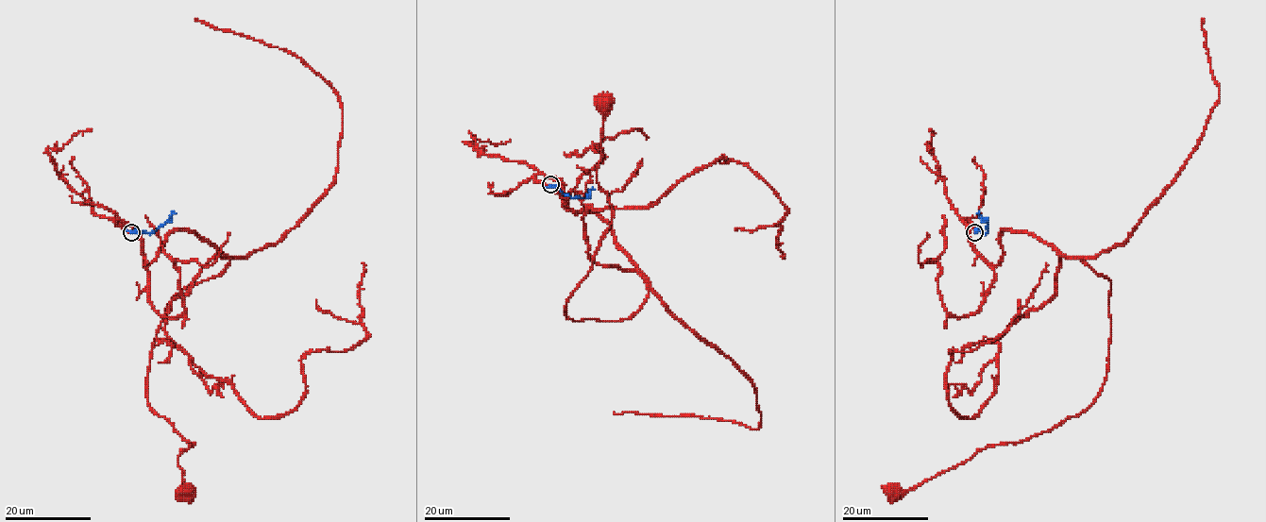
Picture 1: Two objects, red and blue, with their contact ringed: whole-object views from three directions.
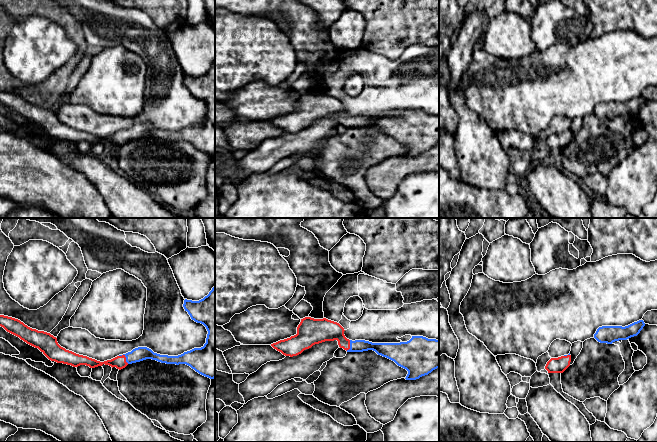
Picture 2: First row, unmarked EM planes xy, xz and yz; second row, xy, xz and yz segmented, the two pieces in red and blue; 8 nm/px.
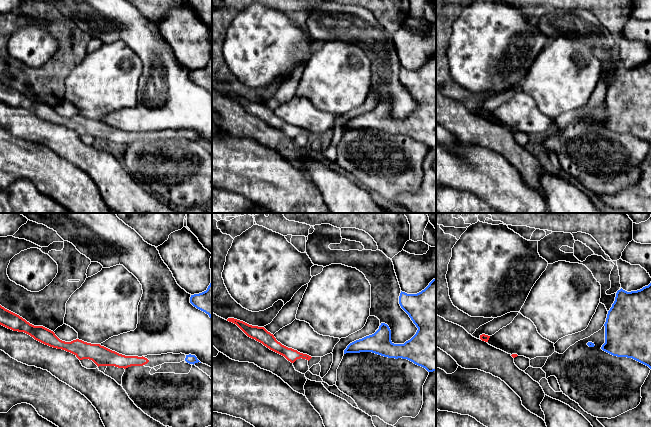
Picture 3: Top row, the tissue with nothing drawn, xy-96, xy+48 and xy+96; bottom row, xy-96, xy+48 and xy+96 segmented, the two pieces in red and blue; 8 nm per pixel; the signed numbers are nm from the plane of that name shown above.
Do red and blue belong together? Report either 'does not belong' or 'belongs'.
belongs

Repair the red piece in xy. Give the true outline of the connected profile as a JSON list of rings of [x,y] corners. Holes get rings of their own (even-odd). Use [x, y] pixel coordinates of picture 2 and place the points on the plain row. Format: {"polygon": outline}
{"polygon": [[[215,62],[212,64],[212,66],[209,68],[207,72],[205,72],[203,75],[199,77],[192,77],[185,75],[183,83],[185,87],[188,88],[192,96],[194,96],[197,99],[201,99],[206,103],[208,110],[206,114],[206,119],[204,120],[203,123],[194,124],[178,132],[160,131],[154,129],[151,125],[147,123],[138,123],[133,125],[131,128],[119,131],[111,136],[100,138],[87,132],[79,131],[72,127],[66,126],[65,124],[61,123],[58,120],[57,114],[51,111],[50,109],[32,105],[18,95],[0,91],[0,102],[3,103],[7,108],[19,113],[27,120],[35,124],[38,124],[49,136],[55,137],[57,139],[71,141],[73,143],[86,141],[89,142],[90,144],[95,144],[105,140],[111,142],[112,144],[116,143],[117,145],[121,146],[125,144],[128,140],[140,138],[146,135],[152,135],[166,140],[176,140],[176,141],[186,140],[199,150],[208,153],[210,155],[214,155],[215,154]]]}

